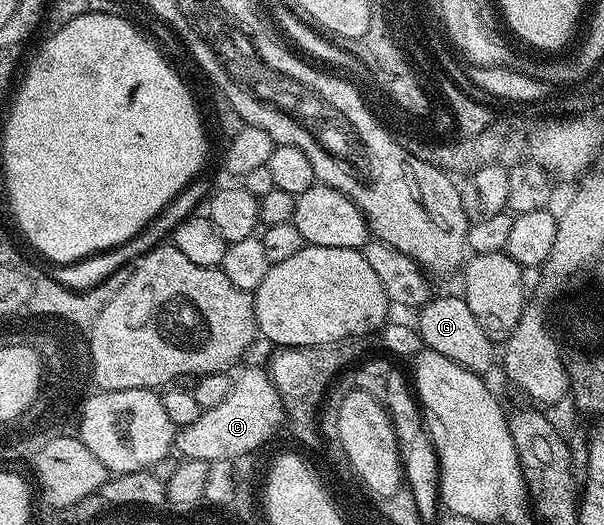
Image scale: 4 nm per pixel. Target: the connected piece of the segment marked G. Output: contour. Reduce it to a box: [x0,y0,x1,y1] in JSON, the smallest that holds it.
[417,296,497,376]

